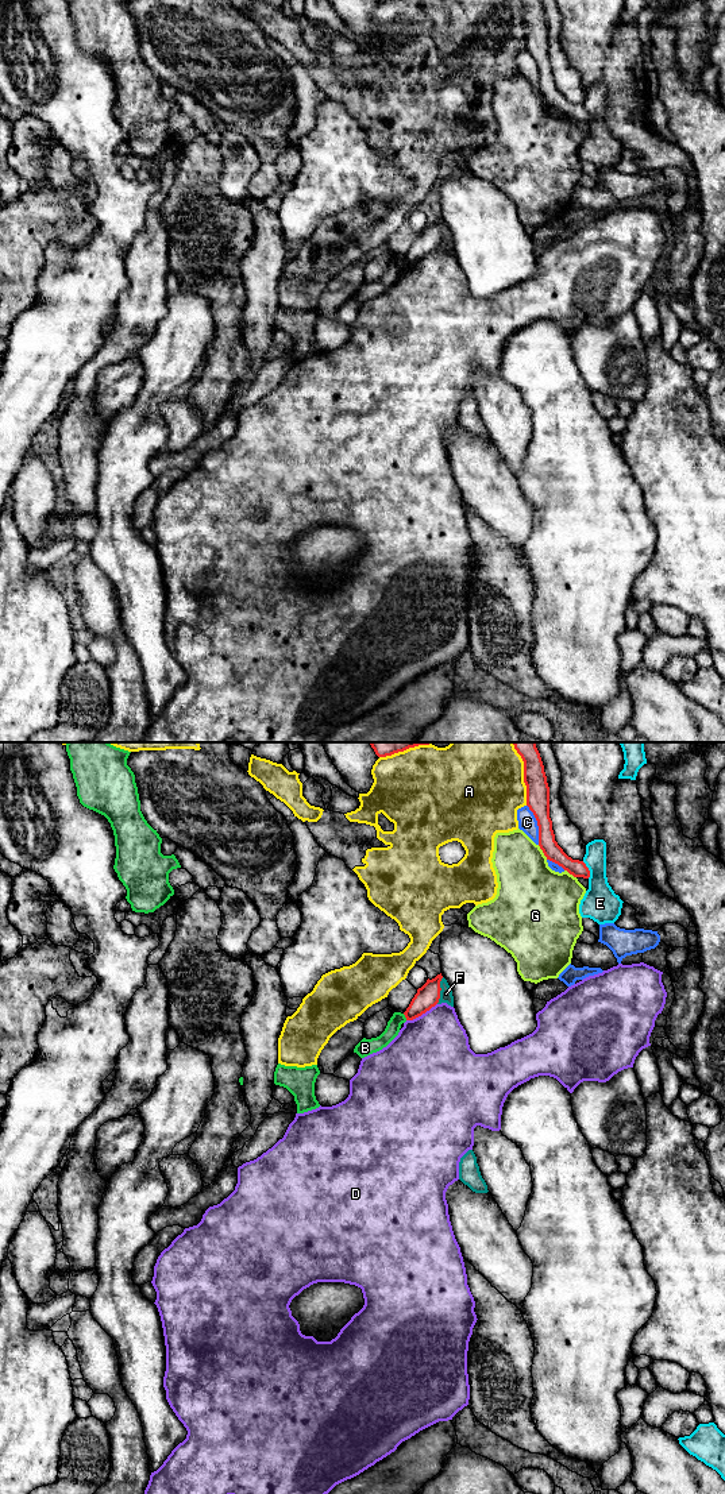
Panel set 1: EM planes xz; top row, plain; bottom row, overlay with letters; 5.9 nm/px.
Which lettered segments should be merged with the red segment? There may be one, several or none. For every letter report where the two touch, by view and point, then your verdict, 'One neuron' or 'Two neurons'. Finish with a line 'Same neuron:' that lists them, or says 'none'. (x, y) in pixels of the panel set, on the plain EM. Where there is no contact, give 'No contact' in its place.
A: Touches red at xz (524, 24). Two neurons
B: Touches red at xz (405, 261). Two neurons
C: Touches red at xz (538, 69). Two neurons
D: Touches red at xz (421, 258). Two neurons
E: Touches red at xz (587, 114). Two neurons
F: Touches red at xz (440, 234). Two neurons
G: Touches red at xz (543, 96). Two neurons
Same neuron: none

